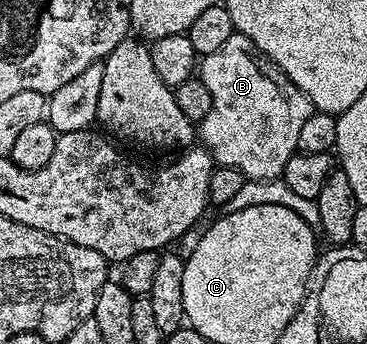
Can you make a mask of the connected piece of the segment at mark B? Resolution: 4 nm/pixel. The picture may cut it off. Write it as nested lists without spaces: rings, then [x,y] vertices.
[[[236,31],[230,35],[228,42],[222,43],[215,52],[201,57],[200,79],[204,82],[204,86],[208,86],[208,94],[212,94],[212,108],[208,110],[208,116],[197,125],[196,132],[200,137],[201,147],[205,148],[206,151],[210,153],[215,165],[235,168],[246,180],[279,179],[284,170],[284,166],[288,166],[288,158],[292,158],[294,153],[298,151],[300,130],[304,127],[304,122],[308,122],[308,118],[316,110],[314,104],[270,61],[269,58],[267,58],[267,56],[263,56],[262,53],[258,51],[257,46],[255,46],[252,41],[244,34],[240,34]]]

